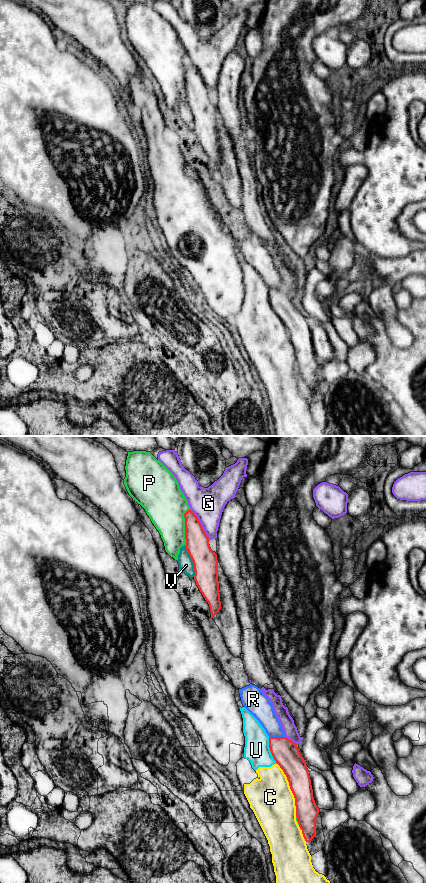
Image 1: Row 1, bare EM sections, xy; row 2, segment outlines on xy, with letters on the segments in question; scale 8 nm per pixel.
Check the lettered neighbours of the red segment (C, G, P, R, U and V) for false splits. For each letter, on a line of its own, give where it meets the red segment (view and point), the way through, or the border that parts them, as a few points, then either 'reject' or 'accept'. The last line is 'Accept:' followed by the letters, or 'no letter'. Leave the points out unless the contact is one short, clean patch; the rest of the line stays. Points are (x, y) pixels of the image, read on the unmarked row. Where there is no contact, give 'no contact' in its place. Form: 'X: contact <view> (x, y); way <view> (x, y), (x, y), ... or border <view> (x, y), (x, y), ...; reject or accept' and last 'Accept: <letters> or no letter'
C: contact xy (291, 342); reject
G: contact xy (200, 76); reject
P: contact xy (185, 79); reject
R: contact xy (277, 289); reject
U: contact xy (270, 302); border xy (268, 289), (270, 305), (277, 315); reject
V: contact xy (192, 112); reject
Accept: no letter

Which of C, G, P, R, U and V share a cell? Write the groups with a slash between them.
C U / G / P / R / V

